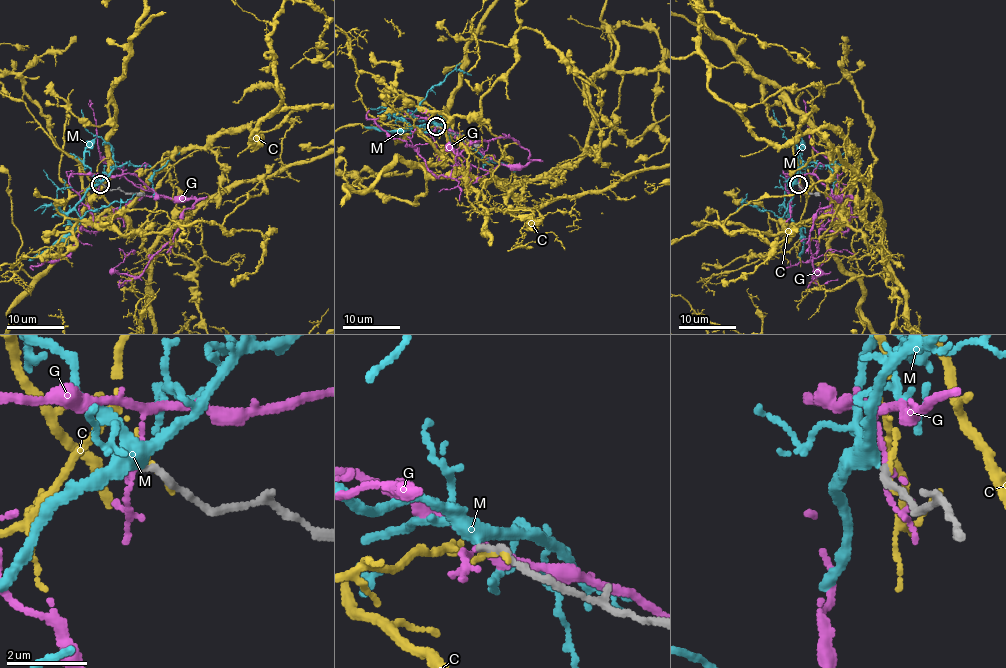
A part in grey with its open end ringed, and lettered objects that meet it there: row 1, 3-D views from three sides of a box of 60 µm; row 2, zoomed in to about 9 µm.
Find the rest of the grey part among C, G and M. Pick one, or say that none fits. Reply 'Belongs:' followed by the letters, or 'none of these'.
Belongs: none of these

